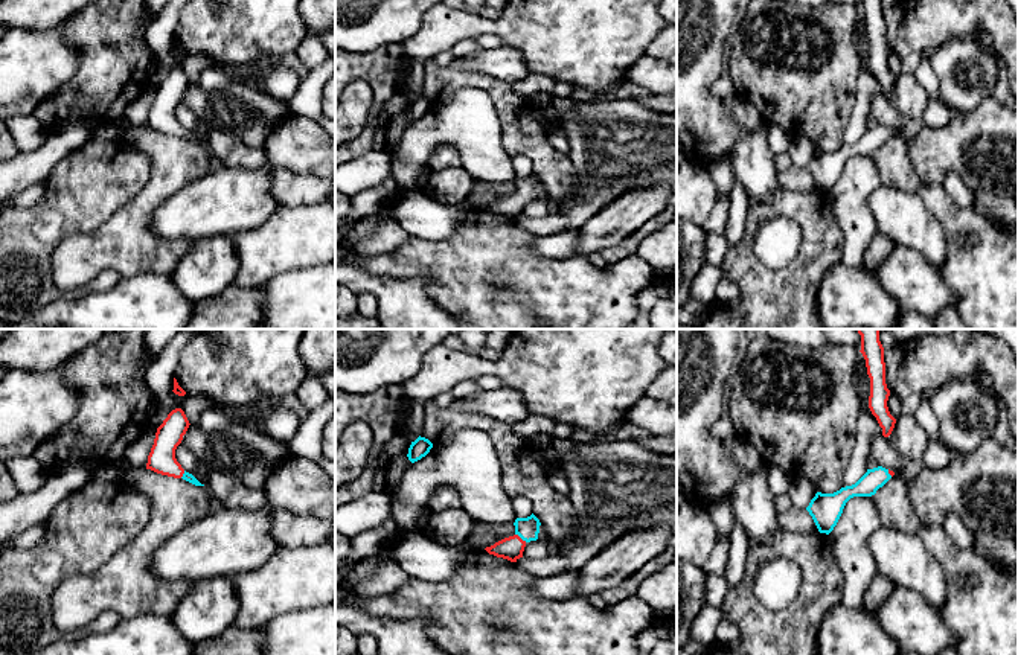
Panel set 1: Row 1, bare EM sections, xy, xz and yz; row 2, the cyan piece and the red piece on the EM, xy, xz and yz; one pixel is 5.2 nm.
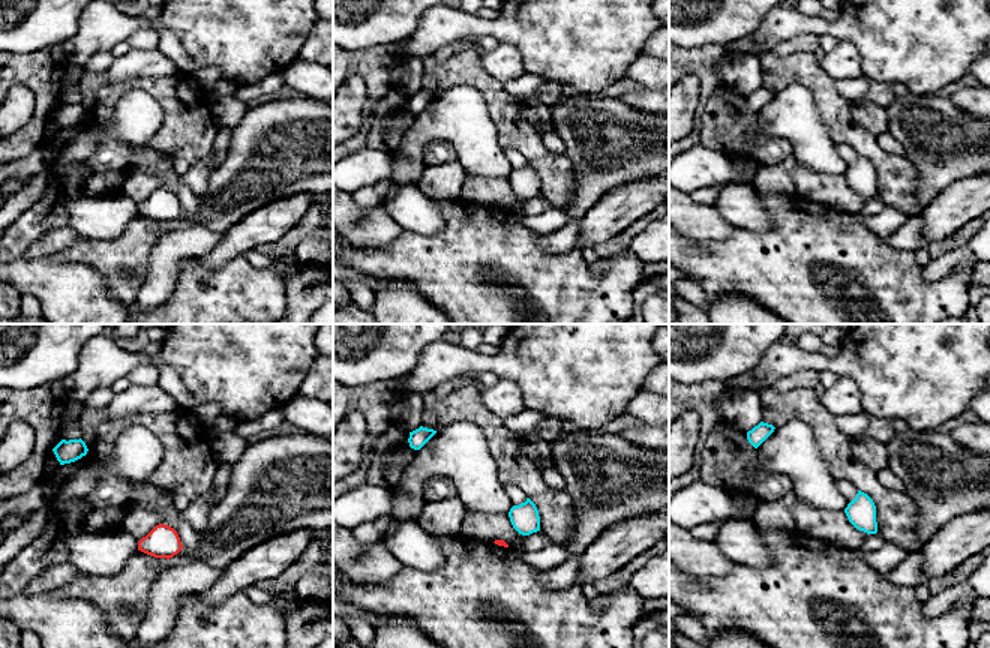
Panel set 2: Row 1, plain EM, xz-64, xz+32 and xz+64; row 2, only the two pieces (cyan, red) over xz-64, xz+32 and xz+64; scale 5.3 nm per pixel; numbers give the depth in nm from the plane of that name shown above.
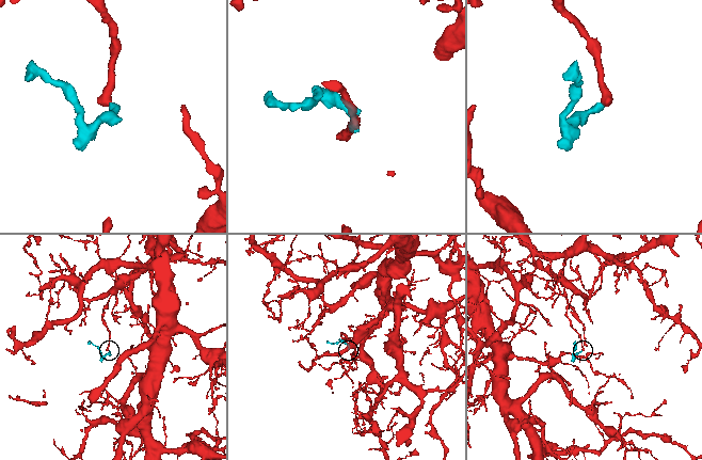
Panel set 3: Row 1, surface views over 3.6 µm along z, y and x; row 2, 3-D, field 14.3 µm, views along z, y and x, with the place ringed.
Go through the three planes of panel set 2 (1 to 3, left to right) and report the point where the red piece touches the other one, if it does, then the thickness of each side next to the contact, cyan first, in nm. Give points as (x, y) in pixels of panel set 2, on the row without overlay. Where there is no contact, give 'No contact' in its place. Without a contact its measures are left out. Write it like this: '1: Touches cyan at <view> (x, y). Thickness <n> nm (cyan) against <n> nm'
1: No contact
2: No contact
3: No contact

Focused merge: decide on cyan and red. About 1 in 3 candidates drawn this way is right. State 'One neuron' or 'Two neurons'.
One neuron

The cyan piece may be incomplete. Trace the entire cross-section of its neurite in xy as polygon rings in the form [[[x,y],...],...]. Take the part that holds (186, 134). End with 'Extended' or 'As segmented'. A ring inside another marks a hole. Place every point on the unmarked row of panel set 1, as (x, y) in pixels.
[[[175,67],[168,73],[163,82],[157,87],[146,128],[162,134],[183,137],[195,145],[204,145],[192,133],[186,131],[175,117],[175,108],[181,102],[189,84],[190,82],[181,67]]]. Extended

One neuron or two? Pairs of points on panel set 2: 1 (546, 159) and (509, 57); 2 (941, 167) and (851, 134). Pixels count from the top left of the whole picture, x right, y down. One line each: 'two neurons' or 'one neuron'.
1: two neurons
2: two neurons

